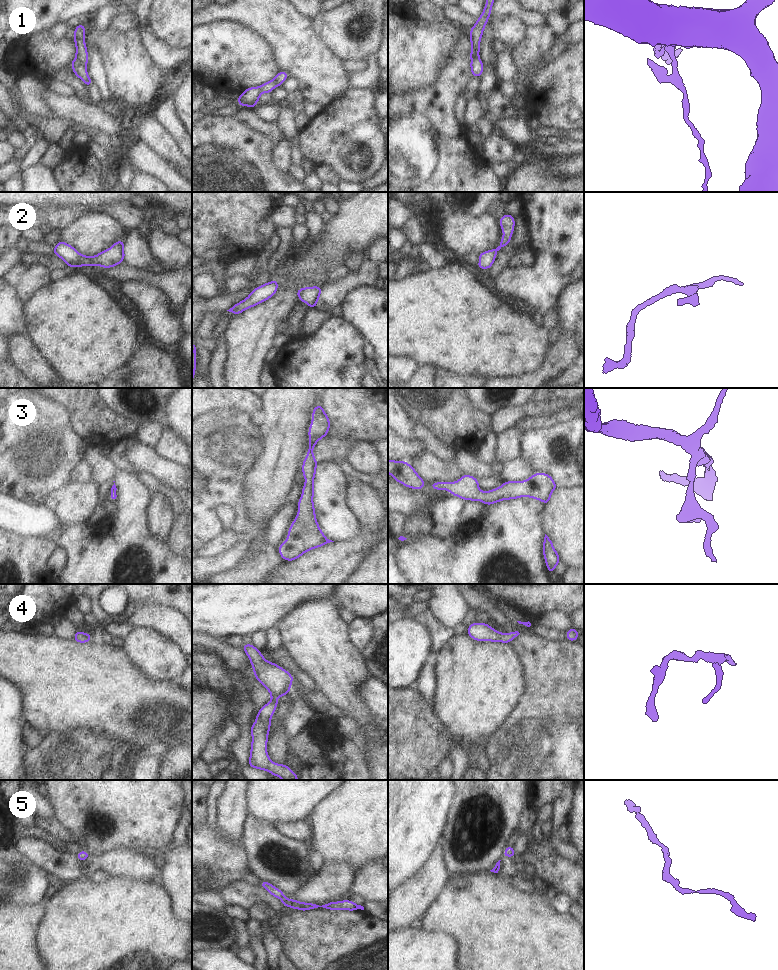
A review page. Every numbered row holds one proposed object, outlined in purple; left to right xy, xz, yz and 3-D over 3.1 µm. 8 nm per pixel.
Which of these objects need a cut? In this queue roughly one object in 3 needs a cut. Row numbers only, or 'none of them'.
1

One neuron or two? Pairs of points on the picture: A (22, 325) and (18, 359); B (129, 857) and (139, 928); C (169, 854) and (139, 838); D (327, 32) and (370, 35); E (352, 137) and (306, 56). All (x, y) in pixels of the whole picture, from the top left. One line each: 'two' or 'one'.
A: two
B: two
C: two
D: one
E: two

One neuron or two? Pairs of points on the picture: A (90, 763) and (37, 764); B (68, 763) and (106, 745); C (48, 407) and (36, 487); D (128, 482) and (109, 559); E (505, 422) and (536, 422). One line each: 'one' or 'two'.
A: one
B: one
C: one
D: one
E: two

